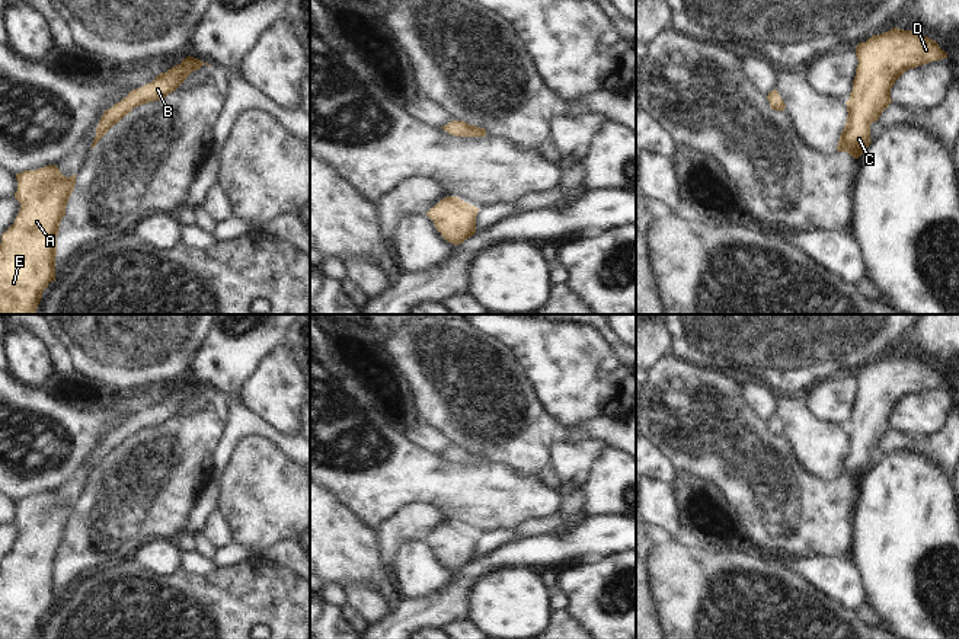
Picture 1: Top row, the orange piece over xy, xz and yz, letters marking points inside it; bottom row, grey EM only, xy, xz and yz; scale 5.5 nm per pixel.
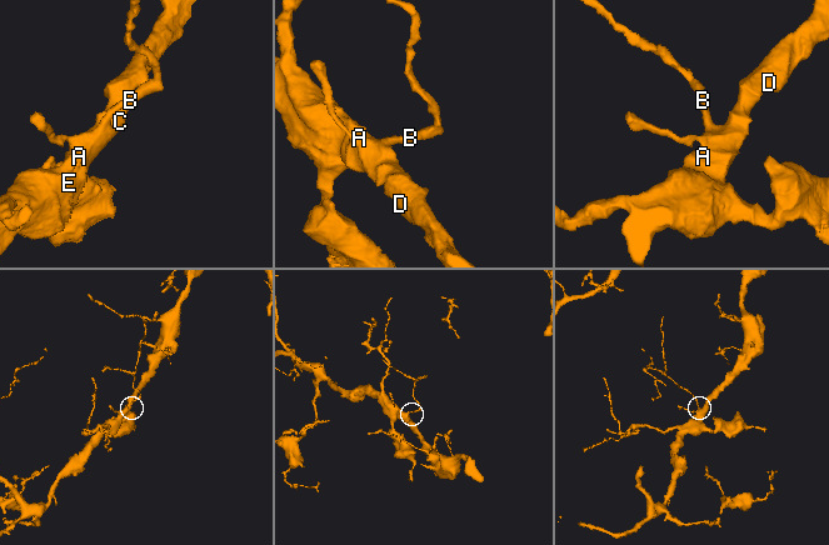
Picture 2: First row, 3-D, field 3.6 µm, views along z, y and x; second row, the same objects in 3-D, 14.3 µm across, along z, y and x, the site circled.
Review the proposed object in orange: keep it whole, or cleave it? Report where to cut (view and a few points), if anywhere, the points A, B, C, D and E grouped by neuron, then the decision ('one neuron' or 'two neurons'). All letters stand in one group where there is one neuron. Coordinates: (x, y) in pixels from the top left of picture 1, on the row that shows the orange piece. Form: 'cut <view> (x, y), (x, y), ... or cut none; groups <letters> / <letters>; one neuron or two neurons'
cut none; groups A B C D E; one neuron

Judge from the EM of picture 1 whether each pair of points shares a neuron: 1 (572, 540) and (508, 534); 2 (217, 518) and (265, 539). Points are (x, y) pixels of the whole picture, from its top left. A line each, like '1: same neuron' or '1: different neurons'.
1: different neurons
2: different neurons

